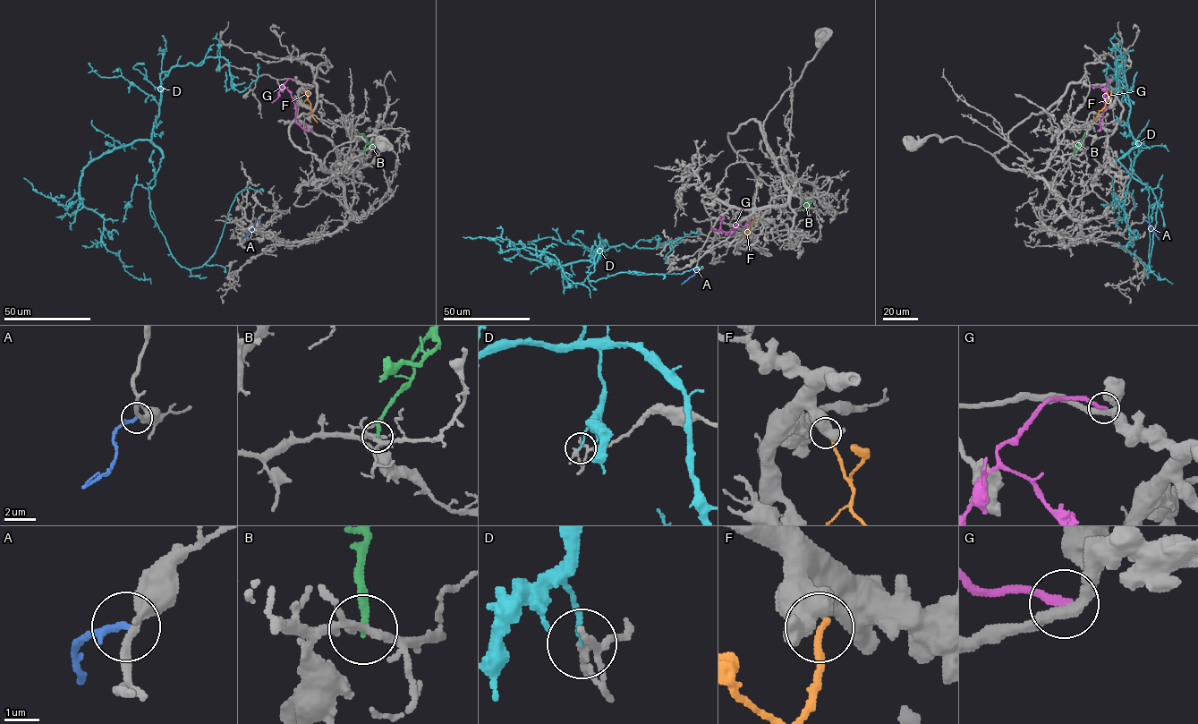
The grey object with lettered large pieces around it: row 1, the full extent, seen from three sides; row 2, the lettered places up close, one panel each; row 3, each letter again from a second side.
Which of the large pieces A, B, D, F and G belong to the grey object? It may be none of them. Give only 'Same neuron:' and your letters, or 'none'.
Same neuron: none

